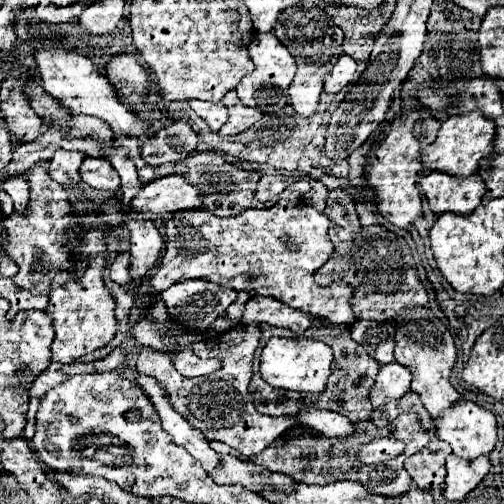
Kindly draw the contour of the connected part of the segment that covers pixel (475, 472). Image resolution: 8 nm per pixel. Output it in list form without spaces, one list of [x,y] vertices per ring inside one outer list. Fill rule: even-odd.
[[[451,453],[446,458],[446,477],[443,490],[444,497],[451,502],[460,502],[464,496],[474,490],[482,478],[492,468],[488,456],[478,456],[474,460],[464,460],[460,456]]]

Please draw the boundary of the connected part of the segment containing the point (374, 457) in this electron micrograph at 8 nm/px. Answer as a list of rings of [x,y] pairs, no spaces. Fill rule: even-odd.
[[[374,438],[366,444],[360,446],[356,452],[358,460],[364,464],[382,464],[388,462],[390,458],[398,456],[404,450],[404,444],[396,438]]]

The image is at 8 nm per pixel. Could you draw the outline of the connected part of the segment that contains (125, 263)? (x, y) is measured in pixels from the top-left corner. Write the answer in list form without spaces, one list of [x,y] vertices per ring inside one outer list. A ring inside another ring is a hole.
[[[120,252],[114,260],[114,264],[110,266],[110,278],[122,286],[128,286],[132,282],[130,276],[130,254],[128,252]]]

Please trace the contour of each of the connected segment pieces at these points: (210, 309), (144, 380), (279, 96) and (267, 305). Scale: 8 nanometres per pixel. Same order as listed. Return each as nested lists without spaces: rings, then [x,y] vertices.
[[[208,280],[176,282],[162,292],[168,314],[188,328],[206,330],[236,300],[236,292]]]
[[[138,374],[138,384],[144,388],[144,392],[148,394],[148,398],[152,400],[156,412],[160,414],[160,420],[162,420],[162,428],[174,438],[176,444],[184,446],[200,464],[206,472],[212,472],[216,468],[222,466],[220,462],[220,454],[214,452],[208,444],[208,440],[204,438],[204,434],[196,428],[192,428],[188,424],[186,418],[182,418],[166,400],[164,396],[164,390],[160,388],[160,384],[150,378],[150,376],[142,376]]]
[[[256,34],[256,38],[252,40],[252,46],[250,46],[250,54],[252,54],[252,60],[256,64],[256,70],[248,76],[242,78],[242,82],[236,86],[236,92],[238,92],[238,98],[250,106],[250,108],[258,108],[258,110],[268,110],[272,106],[286,106],[286,90],[296,74],[296,62],[294,58],[290,56],[290,52],[286,50],[286,46],[272,34]]]
[[[252,296],[246,302],[242,322],[244,324],[270,324],[270,326],[284,326],[294,332],[304,332],[312,326],[316,316],[294,310],[290,306],[284,306],[284,302],[268,296]]]

